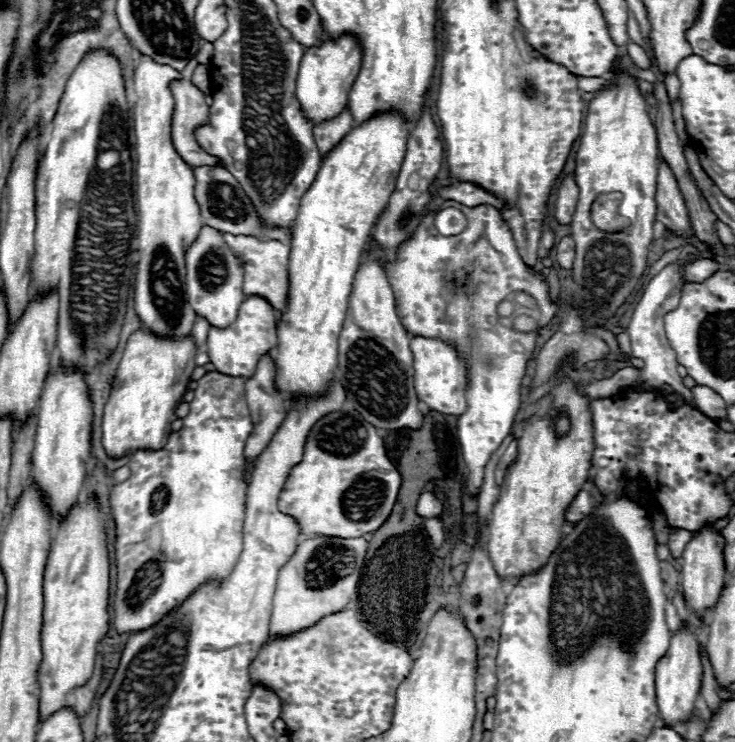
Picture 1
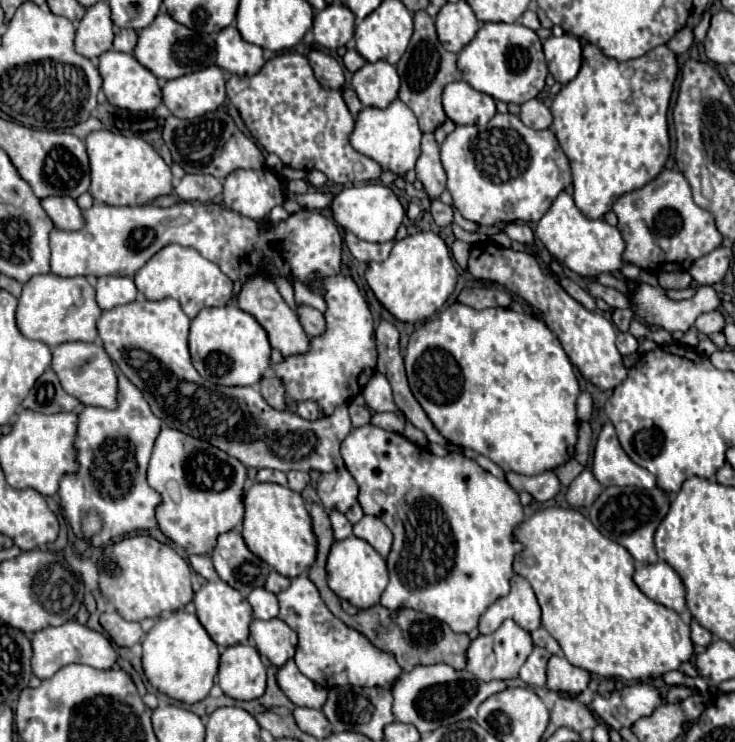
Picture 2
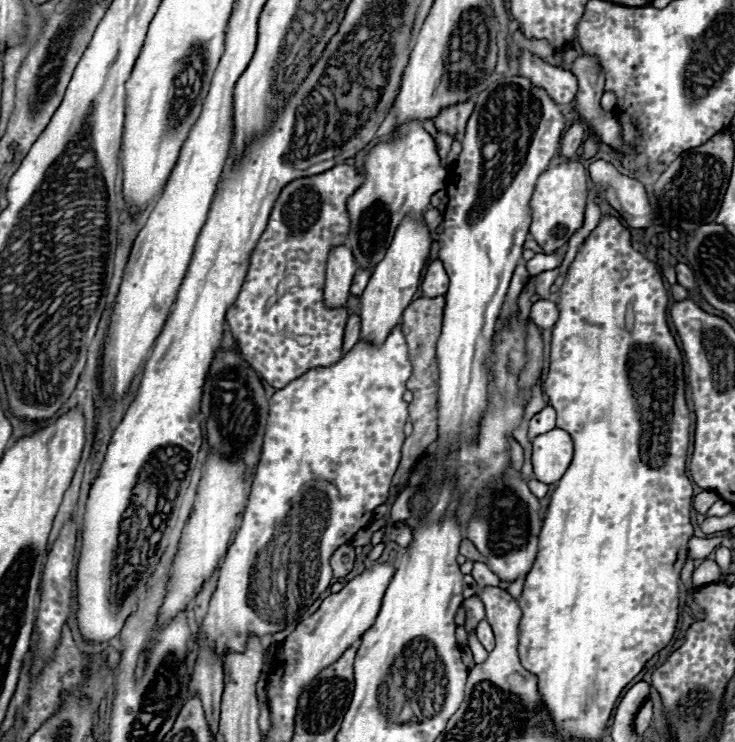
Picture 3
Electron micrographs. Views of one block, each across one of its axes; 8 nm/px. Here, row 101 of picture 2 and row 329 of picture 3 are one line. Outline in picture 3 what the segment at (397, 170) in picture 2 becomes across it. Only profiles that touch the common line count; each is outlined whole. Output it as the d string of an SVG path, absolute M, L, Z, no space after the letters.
M398 324L382 346L376 348L358 340L356 348L336 364L308 370L270 398L262 458L254 474L250 500L242 526L218 570L218 588L202 620L204 646L218 658L224 660L230 652L244 652L250 636L264 638L296 624L332 584L332 552L370 524L374 508L388 498L390 480L398 468L400 448L406 438L402 430L408 420L408 404L402 396L410 374L408 346Z

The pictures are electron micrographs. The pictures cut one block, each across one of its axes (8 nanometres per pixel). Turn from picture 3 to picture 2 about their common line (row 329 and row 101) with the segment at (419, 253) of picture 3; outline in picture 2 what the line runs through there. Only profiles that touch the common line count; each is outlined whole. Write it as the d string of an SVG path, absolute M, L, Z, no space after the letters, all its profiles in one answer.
M380 60L360 68L352 78L352 88L364 106L388 108L398 98L400 76L396 66Z

